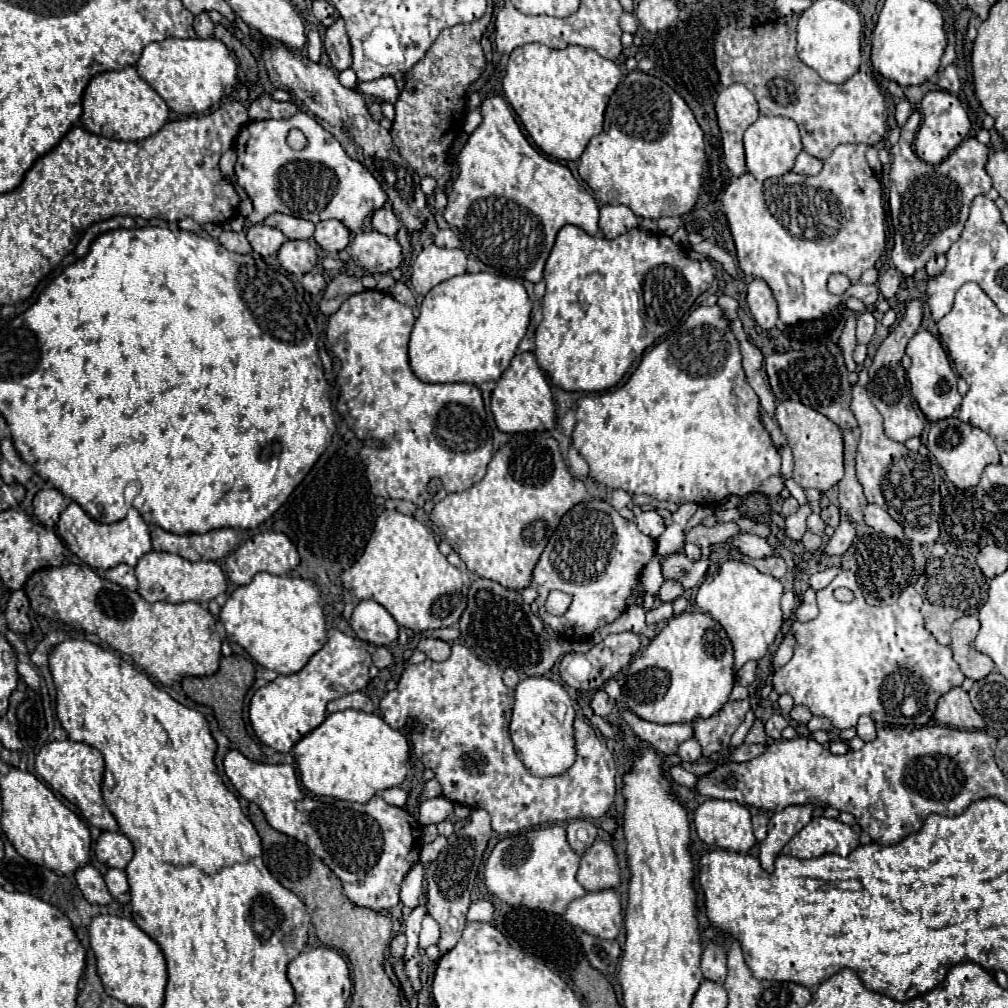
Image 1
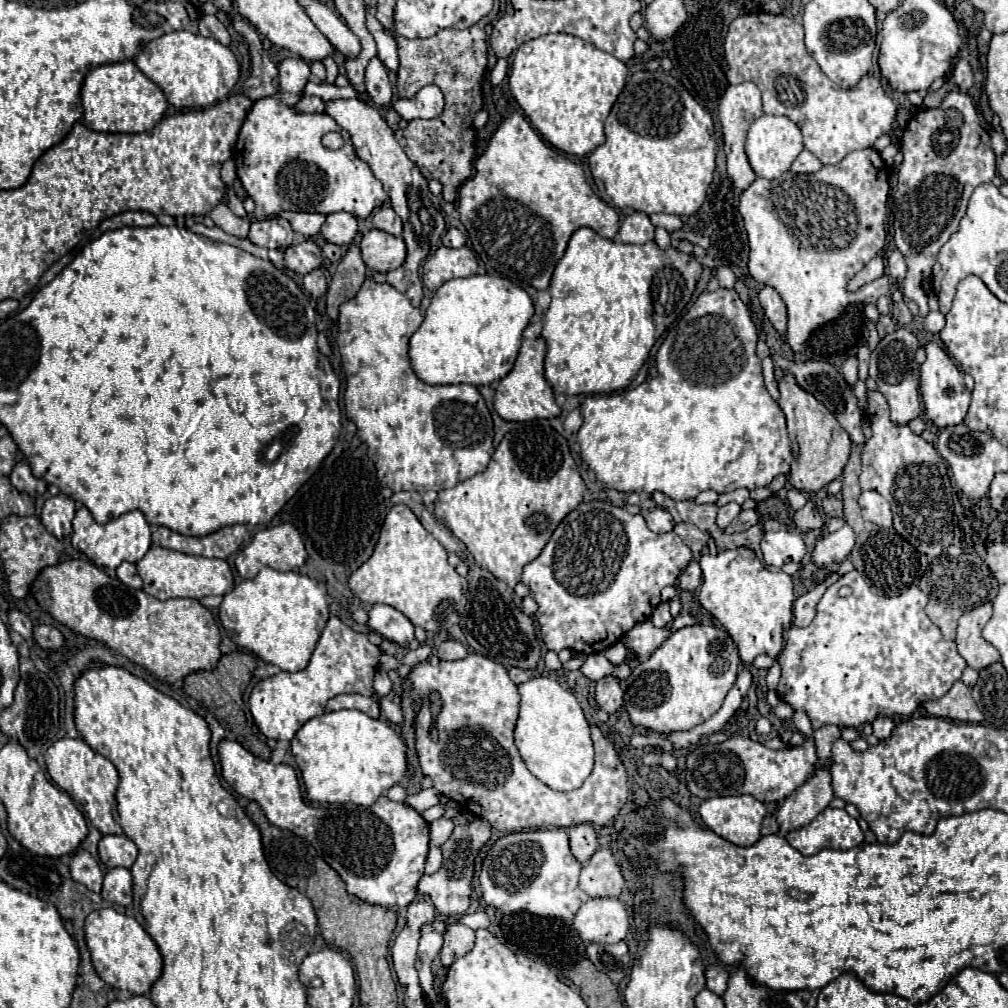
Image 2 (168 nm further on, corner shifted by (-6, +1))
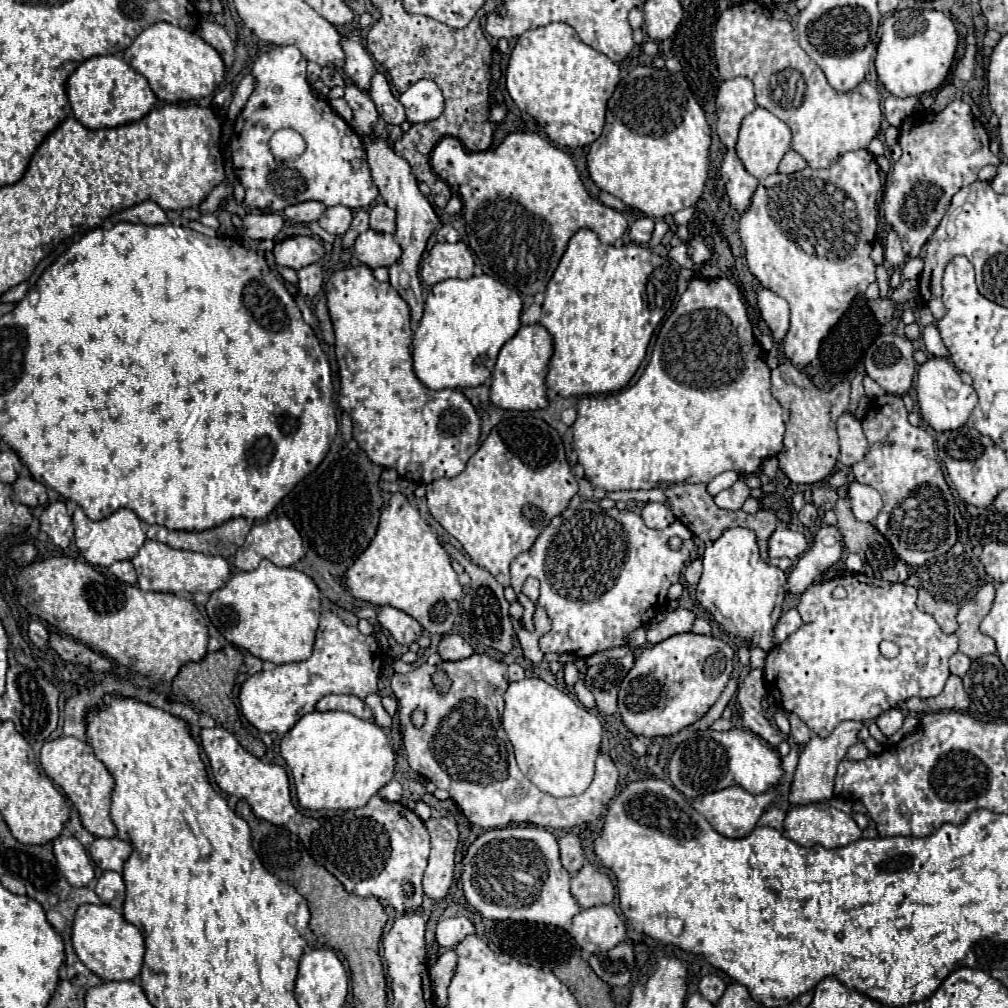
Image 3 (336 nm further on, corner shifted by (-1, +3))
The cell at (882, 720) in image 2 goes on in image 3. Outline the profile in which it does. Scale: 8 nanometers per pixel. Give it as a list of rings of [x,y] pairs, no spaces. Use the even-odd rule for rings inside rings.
[[[892,708],[892,710],[884,712],[882,716],[878,716],[878,718],[876,718],[876,724],[878,724],[878,728],[880,728],[886,736],[892,736],[896,730],[902,728],[902,724],[904,724],[904,714],[902,714],[898,708]]]

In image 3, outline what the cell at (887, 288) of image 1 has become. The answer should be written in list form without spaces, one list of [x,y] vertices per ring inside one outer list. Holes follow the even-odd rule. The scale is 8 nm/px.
[[[894,230],[888,232],[888,238],[886,238],[886,246],[884,246],[884,258],[888,264],[892,266],[900,266],[904,264],[906,260],[906,254],[902,252],[902,244],[900,244],[900,238]]]

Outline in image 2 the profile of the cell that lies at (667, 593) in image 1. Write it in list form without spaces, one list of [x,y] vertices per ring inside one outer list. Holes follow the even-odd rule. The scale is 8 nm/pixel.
[[[691,560],[689,566],[683,570],[683,574],[679,576],[677,588],[685,592],[693,592],[699,584],[701,584],[701,566],[695,560]]]

